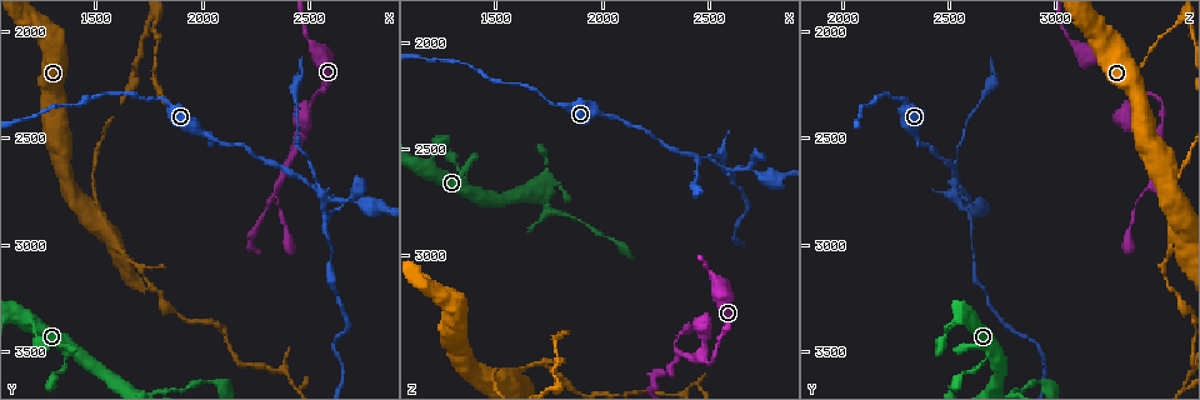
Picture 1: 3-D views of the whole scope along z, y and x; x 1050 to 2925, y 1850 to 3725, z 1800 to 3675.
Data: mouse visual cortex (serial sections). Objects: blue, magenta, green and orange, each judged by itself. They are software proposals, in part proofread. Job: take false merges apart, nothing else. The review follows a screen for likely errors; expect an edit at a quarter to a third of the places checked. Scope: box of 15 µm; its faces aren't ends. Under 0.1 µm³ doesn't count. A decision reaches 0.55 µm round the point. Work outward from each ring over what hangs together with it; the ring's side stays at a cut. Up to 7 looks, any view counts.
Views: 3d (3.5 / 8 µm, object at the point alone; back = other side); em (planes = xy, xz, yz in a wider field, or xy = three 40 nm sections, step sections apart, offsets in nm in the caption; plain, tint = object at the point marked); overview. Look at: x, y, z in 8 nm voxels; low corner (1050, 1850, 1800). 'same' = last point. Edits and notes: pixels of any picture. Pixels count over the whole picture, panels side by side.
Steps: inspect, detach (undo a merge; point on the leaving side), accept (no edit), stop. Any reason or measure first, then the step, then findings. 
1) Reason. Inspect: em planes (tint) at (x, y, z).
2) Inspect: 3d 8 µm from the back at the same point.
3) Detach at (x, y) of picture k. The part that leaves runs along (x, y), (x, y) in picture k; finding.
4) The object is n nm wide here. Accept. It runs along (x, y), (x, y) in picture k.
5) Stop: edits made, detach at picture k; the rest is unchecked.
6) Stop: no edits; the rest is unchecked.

Sudden change in width. Inspect: 3d 3.5 µm at (1810, 2320, 2300).

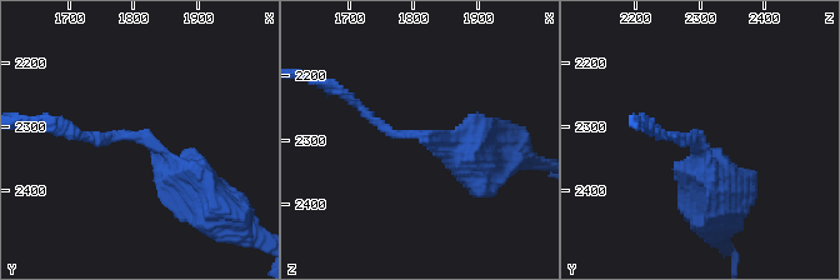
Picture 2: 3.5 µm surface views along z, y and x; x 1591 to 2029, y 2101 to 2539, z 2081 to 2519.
Inspect: em xy step 3 (tint) at (1815, 2310, 2300).

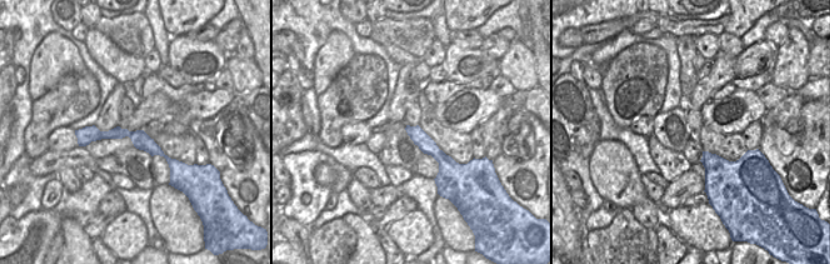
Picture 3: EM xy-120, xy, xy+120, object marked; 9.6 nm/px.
The arms are 150, 500 nm wide. Accept. It runs along (79, 134), (131, 134), (173, 162) in picture 3; one cell here.

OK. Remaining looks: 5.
Sudden change in width. Inspect: 3d 3.5 µm at (2010, 2480, 2330).

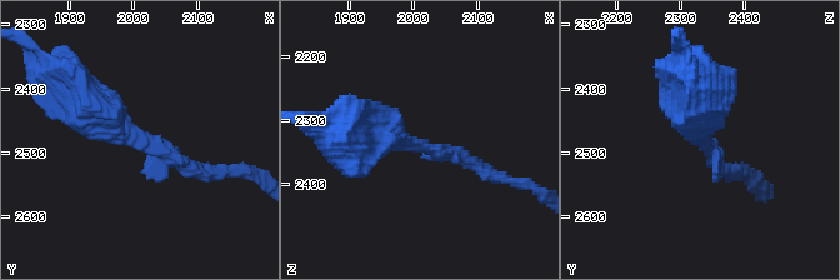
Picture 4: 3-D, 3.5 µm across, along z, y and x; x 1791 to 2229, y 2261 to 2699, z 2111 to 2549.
The arms are 200, 600 nm wide; need the tissue. Inspect: em xy step 3 (tint) at (2005, 2475, 2340).

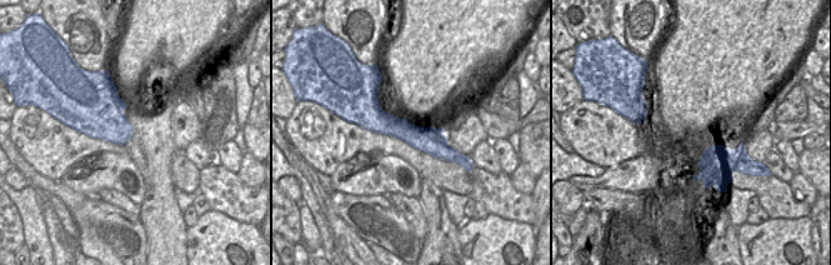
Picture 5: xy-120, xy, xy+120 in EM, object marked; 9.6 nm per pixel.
Inspect: em xy step 5 (tint) at the same point.

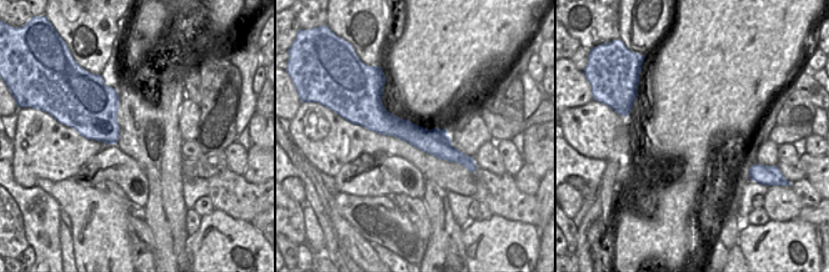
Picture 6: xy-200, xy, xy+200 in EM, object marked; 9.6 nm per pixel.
The object is 260 nm wide here. Accept. It runs along (363, 121), (404, 129), (463, 159) in picture 6; continuous, no second cell.

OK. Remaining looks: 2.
Calibre changes. Inspect: 3d 3.5 µm at (2510, 2070, 3100).

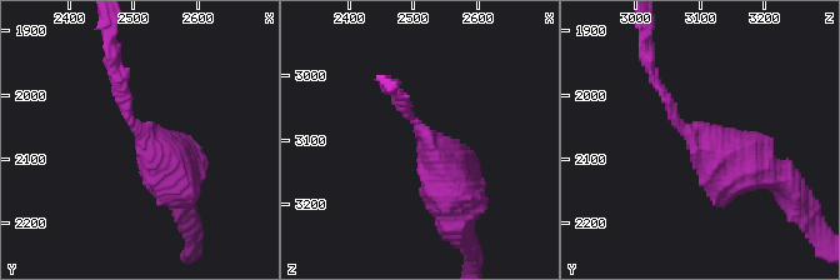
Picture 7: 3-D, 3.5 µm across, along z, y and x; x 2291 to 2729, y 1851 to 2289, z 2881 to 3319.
The arms are 150, 600 nm wide. Inspect: em xy step 2 (tint) at (2520, 2070, 3090).

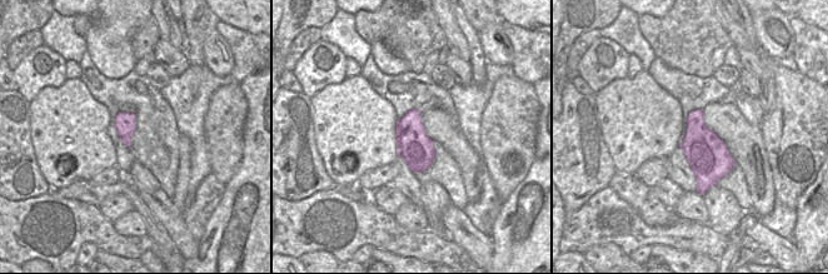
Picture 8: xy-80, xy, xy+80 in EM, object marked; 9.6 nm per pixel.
Accept. It runs along (759, 165), (704, 150), (653, 74) in picture 7; one cell here.

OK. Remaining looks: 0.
Stop: no edits; the rest is unchecked.

